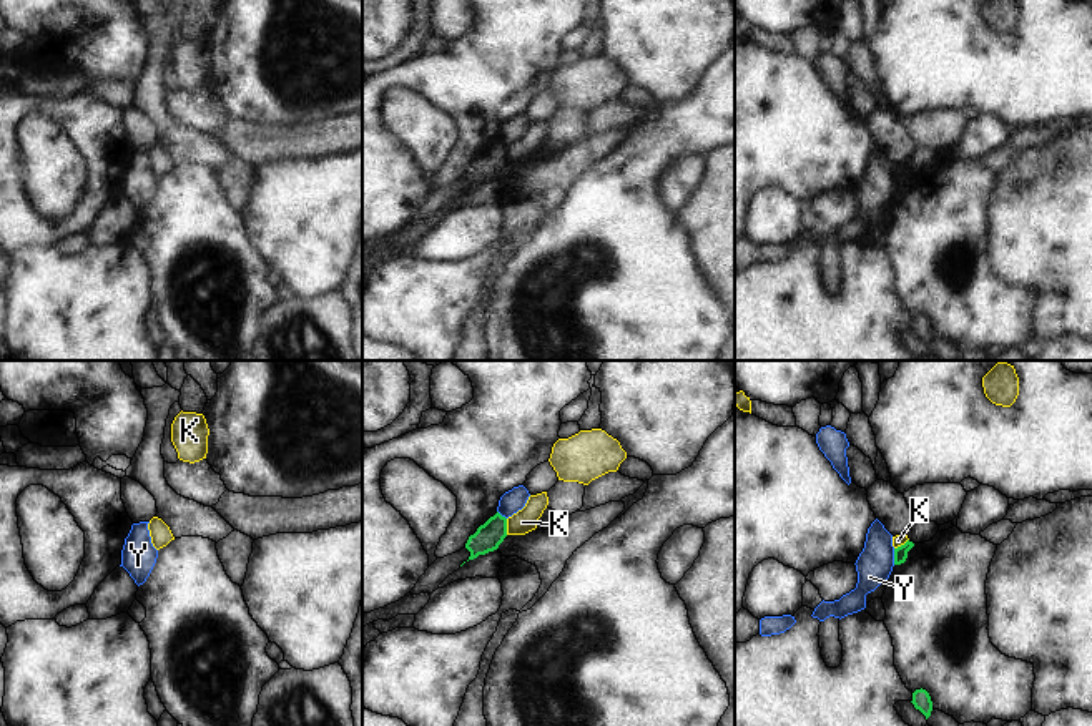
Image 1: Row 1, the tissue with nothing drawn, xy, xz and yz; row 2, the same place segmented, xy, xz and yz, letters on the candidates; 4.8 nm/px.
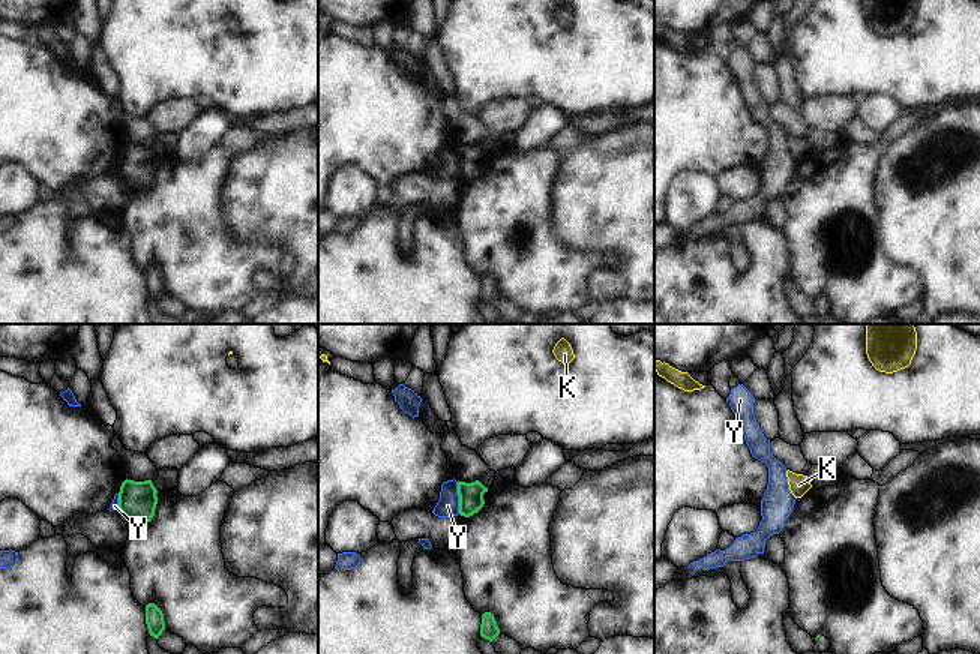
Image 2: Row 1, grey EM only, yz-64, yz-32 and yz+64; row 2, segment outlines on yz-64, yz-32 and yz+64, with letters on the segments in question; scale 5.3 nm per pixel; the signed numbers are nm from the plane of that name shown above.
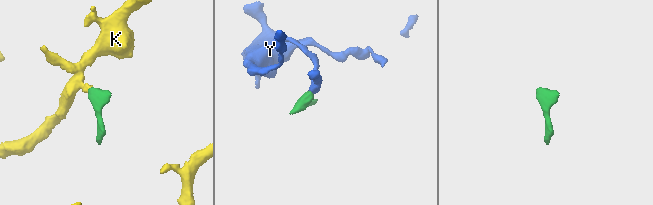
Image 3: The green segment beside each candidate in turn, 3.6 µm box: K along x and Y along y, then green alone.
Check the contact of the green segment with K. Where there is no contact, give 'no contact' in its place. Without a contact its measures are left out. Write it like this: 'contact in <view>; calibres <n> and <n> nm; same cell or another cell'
contact in xz; calibres 130 and 120 nm; another cell

